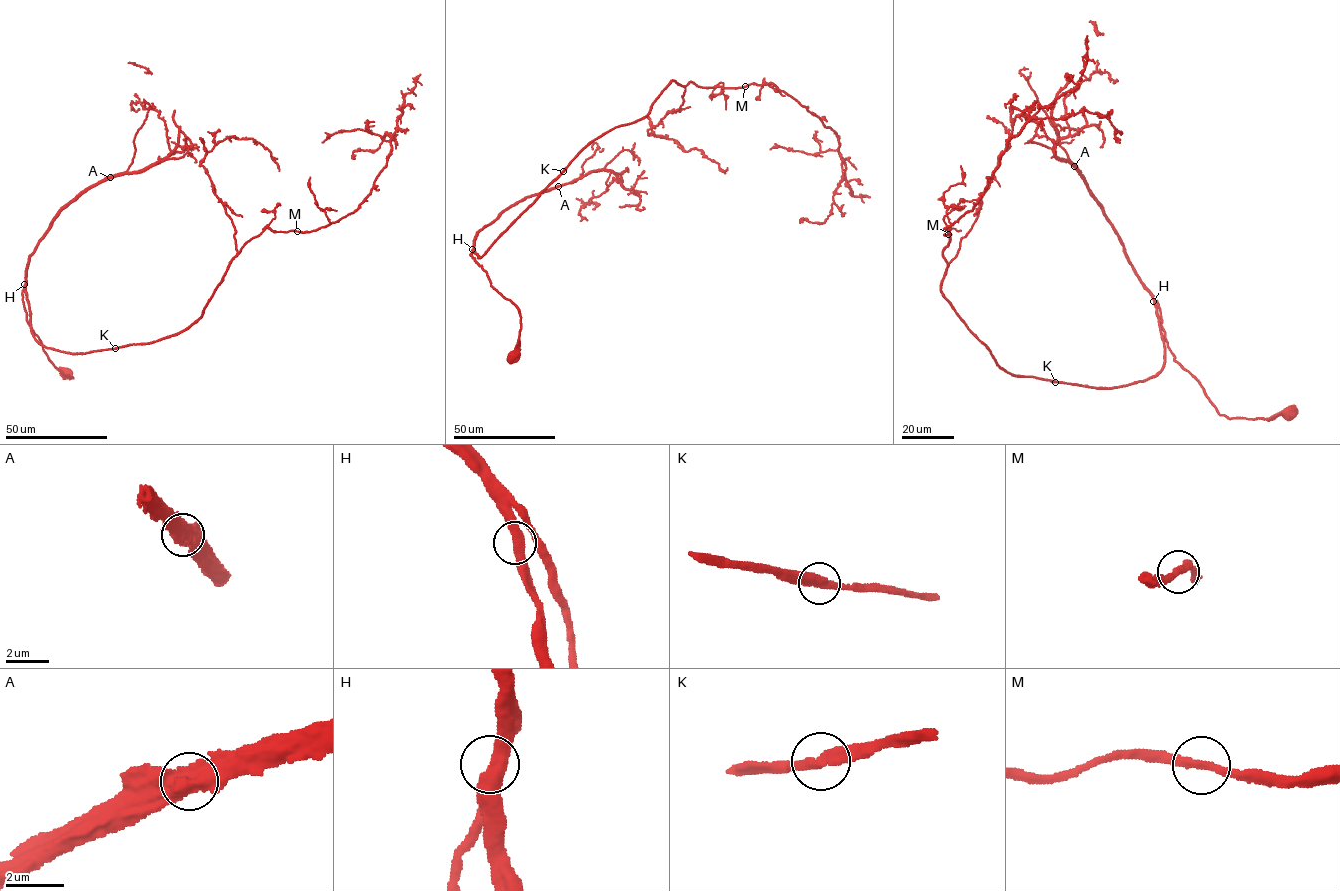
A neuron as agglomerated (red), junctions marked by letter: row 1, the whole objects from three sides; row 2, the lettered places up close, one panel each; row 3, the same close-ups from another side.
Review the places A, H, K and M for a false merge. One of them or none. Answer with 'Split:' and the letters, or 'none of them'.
Split: none of them

